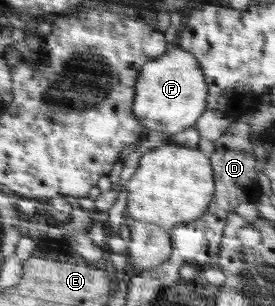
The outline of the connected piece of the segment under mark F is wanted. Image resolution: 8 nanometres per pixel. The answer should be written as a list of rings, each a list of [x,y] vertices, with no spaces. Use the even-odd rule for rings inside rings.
[[[177,47],[143,66],[135,86],[134,114],[148,132],[160,130],[172,138],[198,122],[207,109],[208,91],[208,82],[198,58]]]

